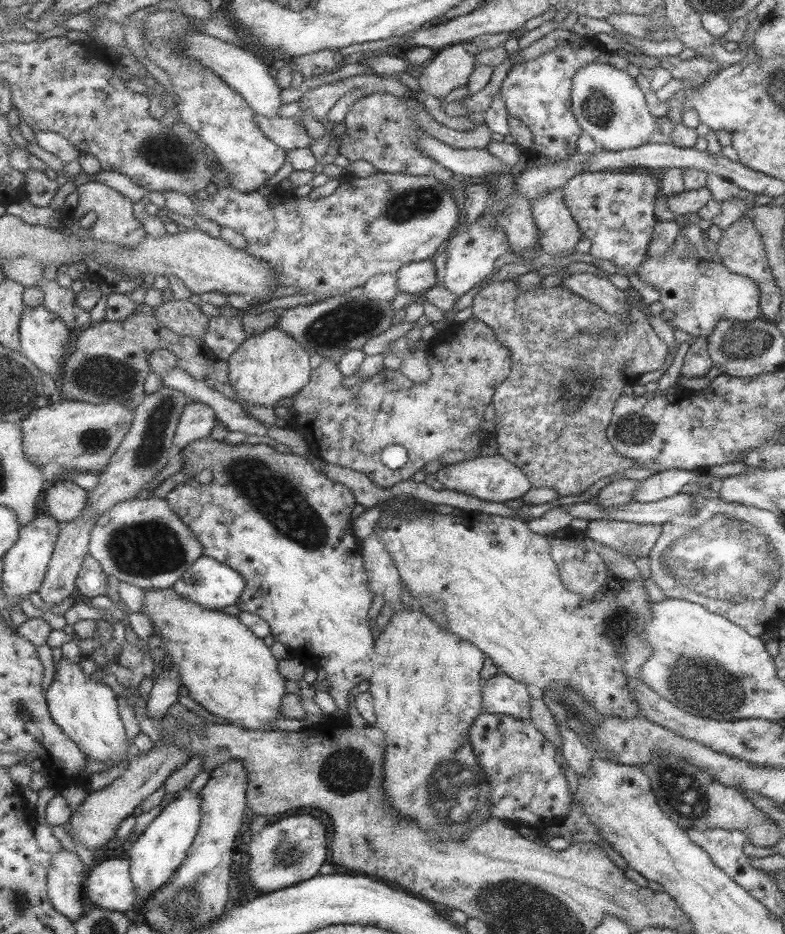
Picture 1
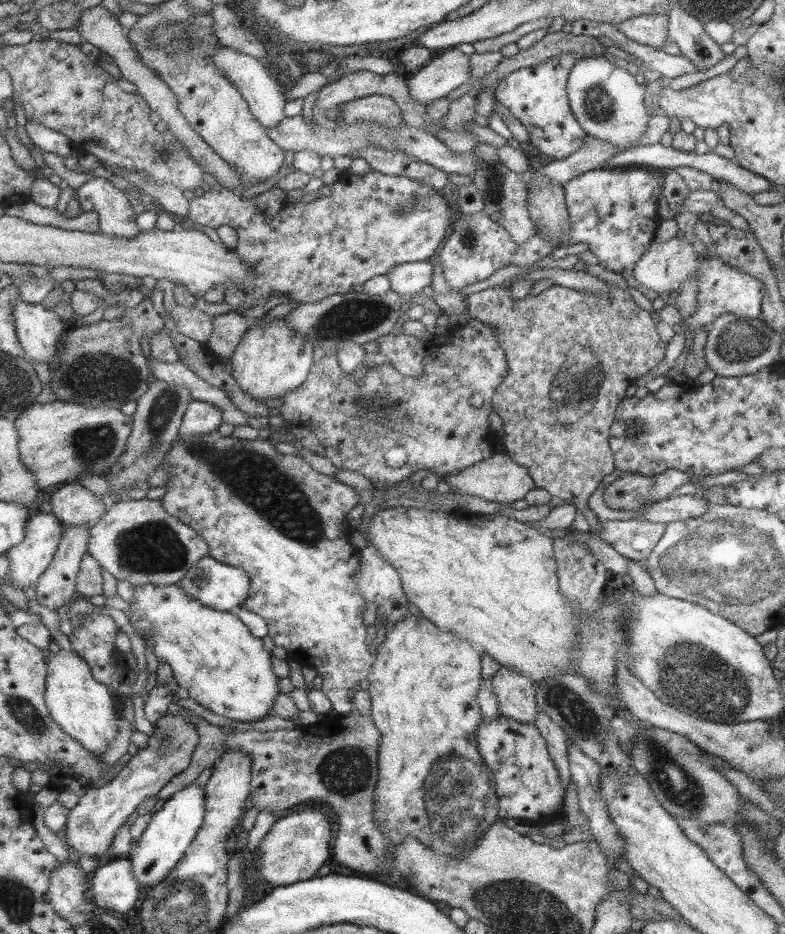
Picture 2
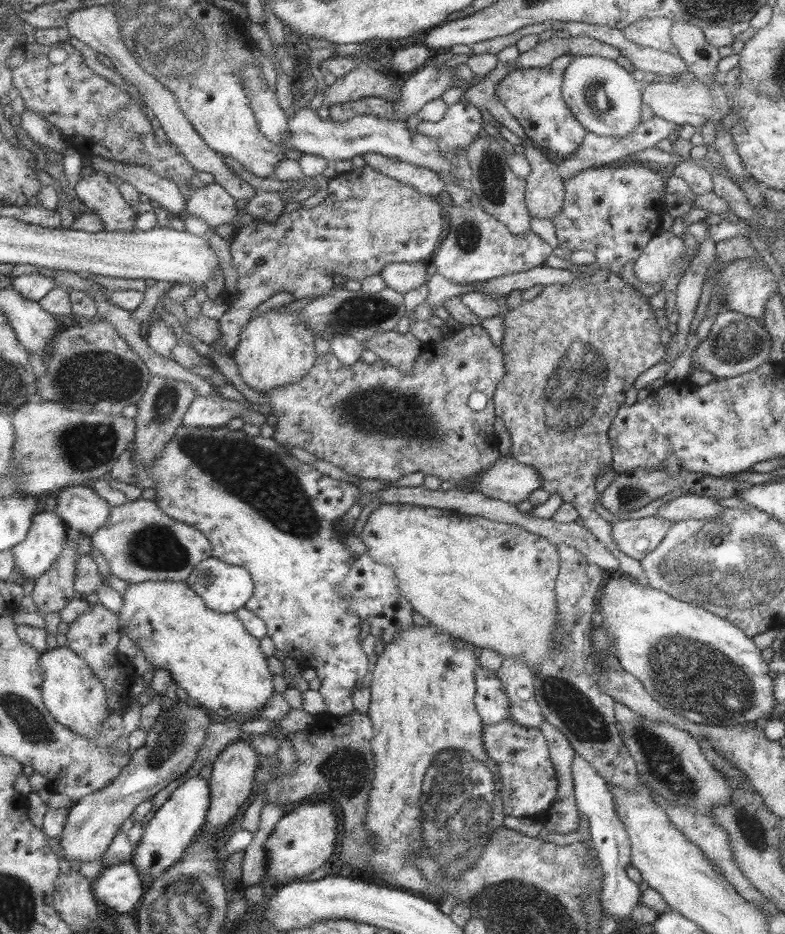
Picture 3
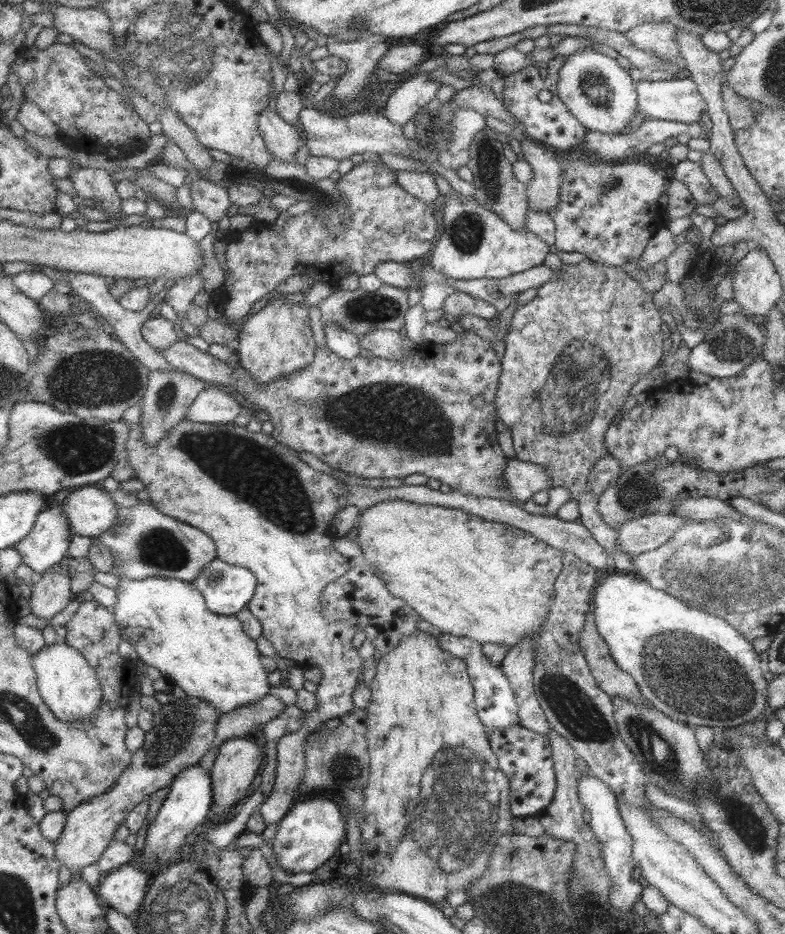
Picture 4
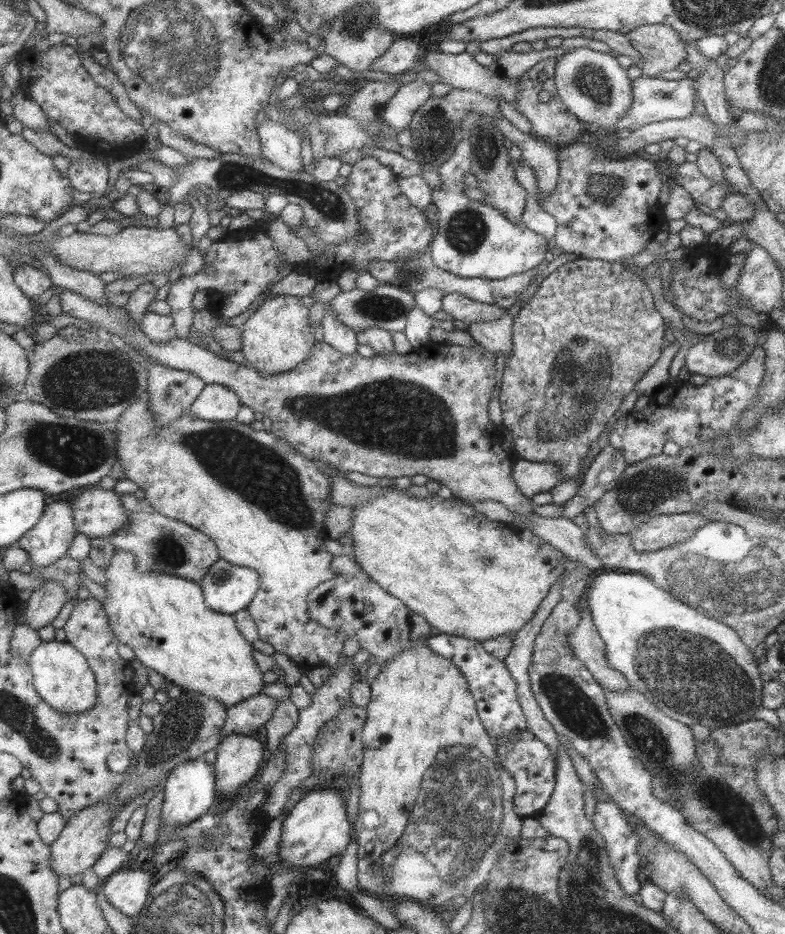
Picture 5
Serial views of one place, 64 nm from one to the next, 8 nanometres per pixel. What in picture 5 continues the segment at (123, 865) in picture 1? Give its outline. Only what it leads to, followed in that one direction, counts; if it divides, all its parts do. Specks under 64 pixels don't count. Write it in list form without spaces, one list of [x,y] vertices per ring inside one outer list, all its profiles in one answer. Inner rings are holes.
[[[130,865],[121,868],[105,882],[107,900],[123,915],[133,918],[146,905],[150,889],[154,886],[153,874],[143,866]]]

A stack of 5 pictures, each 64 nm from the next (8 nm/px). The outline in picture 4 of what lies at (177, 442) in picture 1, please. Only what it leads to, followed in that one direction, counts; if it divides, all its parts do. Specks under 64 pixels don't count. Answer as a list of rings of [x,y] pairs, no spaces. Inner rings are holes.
[[[204,387],[187,411],[187,422],[199,424],[228,424],[241,412],[242,407],[229,394],[216,387]]]

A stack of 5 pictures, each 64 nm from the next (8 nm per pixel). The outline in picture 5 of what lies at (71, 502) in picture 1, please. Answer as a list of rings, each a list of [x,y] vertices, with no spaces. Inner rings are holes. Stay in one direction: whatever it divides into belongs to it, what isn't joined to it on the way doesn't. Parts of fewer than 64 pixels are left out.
[[[89,487],[72,502],[78,534],[93,538],[109,538],[130,520],[122,498],[113,490]]]

